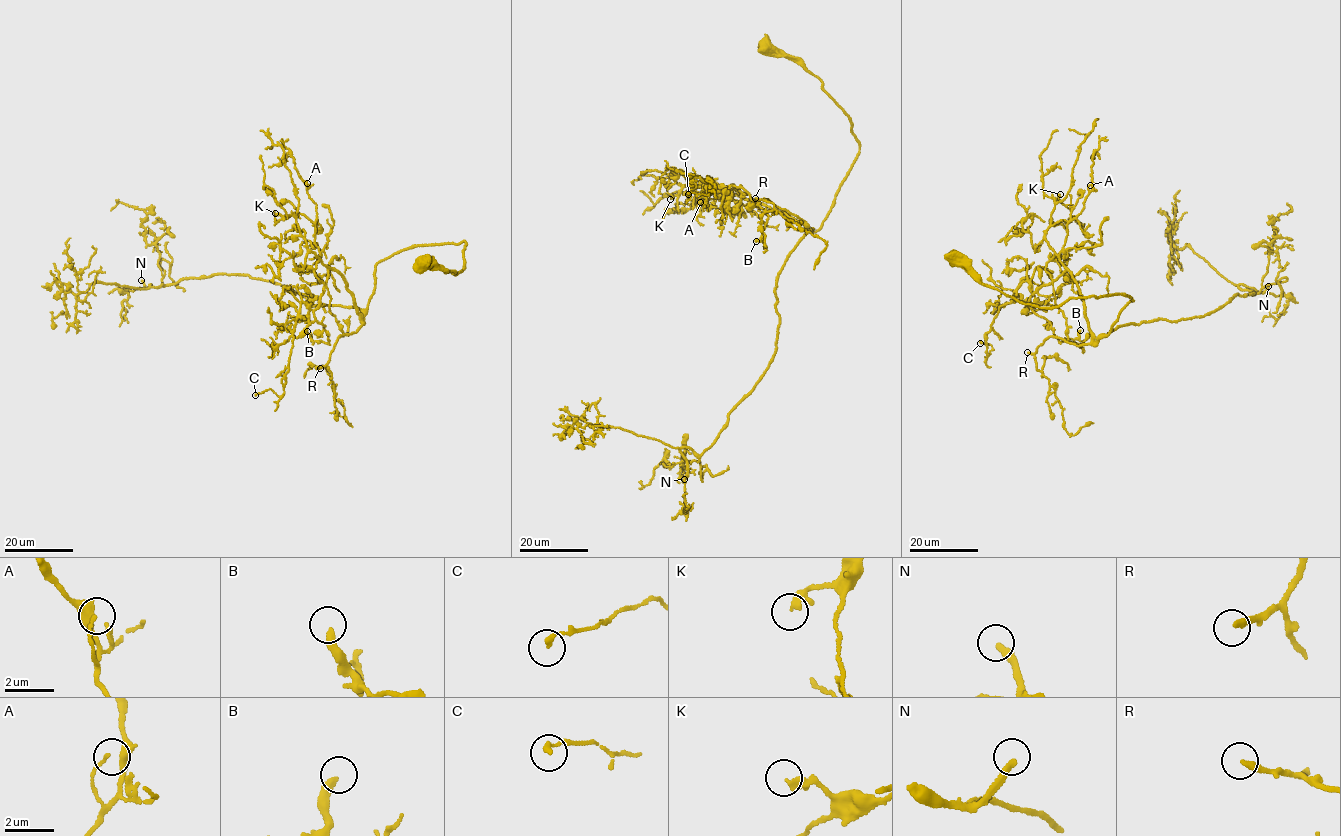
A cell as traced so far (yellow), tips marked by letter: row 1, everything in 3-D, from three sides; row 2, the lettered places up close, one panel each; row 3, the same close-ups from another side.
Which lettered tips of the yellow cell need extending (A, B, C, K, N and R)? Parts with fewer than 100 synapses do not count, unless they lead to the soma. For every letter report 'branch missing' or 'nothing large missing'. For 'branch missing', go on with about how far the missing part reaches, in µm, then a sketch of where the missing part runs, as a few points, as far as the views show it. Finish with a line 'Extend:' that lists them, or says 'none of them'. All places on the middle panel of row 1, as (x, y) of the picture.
A: nothing large missing
B: nothing large missing
C: nothing large missing
K: nothing large missing
N: branch missing | 40 µm | (684, 479), (680, 498), (674, 474), (672, 481), (665, 483), (668, 495), (675, 493), (674, 485)
R: branch missing | 30 µm | (755, 198), (752, 194), (756, 197), (749, 203), (751, 200), (769, 206)
Extend: N, R

